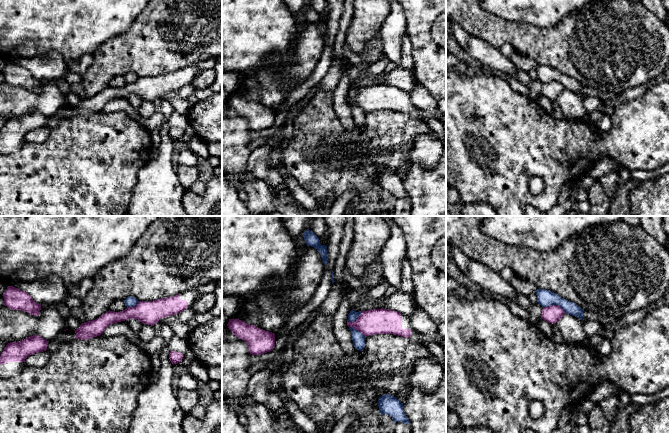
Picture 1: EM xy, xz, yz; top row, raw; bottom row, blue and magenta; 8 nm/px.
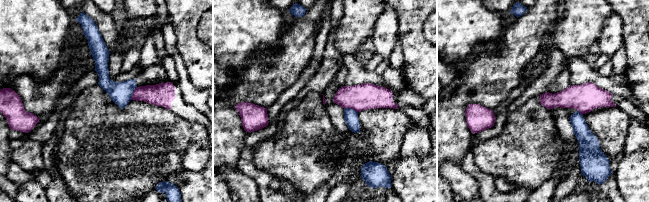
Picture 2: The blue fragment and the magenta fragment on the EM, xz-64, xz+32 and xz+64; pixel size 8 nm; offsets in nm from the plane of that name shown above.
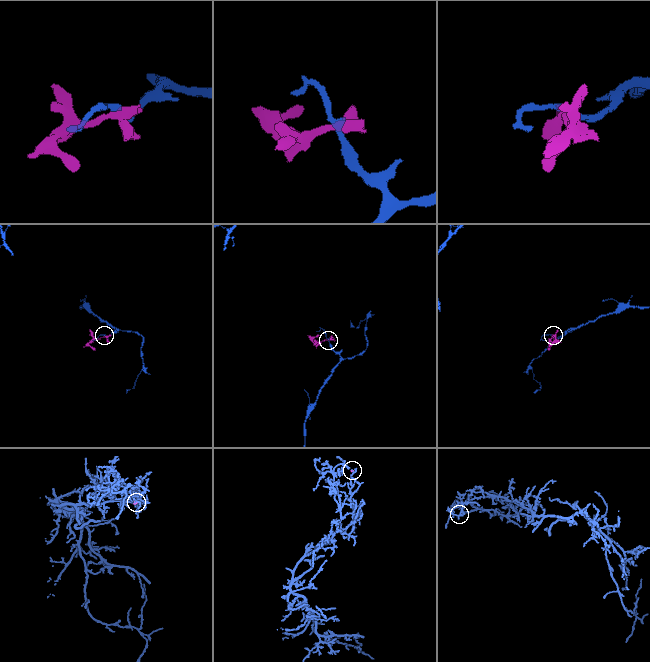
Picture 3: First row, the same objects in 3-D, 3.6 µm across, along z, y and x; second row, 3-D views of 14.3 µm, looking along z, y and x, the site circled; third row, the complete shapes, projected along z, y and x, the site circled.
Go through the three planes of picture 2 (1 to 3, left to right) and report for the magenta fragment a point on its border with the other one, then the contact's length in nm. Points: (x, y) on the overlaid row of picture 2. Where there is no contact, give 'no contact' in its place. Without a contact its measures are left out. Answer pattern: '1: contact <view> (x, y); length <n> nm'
1: contact xz-64 (132, 93); length 120 nm
2: contact xz+32 (350, 108); length 120 nm
3: contact xz+64 (580, 113); length 60 nm

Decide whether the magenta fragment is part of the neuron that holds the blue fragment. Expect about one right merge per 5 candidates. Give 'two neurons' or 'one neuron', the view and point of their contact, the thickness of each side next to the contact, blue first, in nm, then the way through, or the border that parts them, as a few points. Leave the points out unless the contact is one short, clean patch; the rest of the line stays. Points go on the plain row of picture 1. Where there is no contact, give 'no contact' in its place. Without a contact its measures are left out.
two neurons | yz (554, 80) | 140/140 nm | along yz (543, 83), (558, 81), (565, 88)

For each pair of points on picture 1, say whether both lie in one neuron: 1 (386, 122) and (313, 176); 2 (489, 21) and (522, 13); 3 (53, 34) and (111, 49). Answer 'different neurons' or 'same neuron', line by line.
1: same neuron
2: different neurons
3: different neurons

